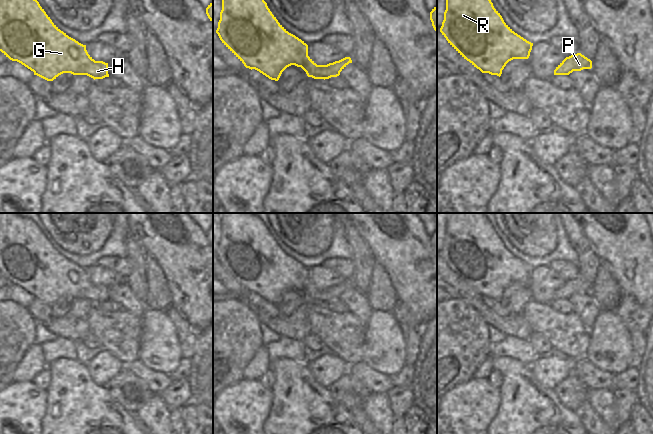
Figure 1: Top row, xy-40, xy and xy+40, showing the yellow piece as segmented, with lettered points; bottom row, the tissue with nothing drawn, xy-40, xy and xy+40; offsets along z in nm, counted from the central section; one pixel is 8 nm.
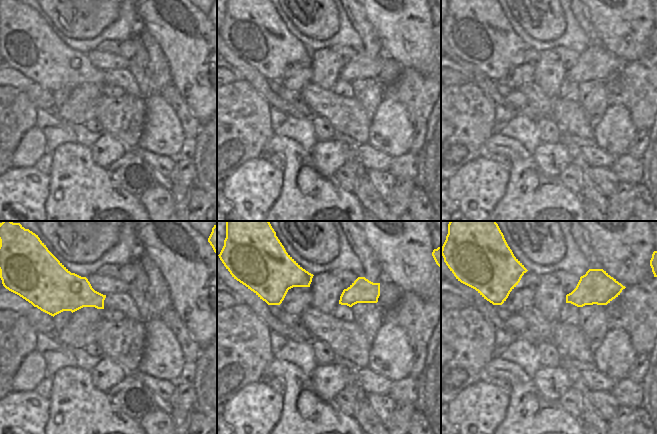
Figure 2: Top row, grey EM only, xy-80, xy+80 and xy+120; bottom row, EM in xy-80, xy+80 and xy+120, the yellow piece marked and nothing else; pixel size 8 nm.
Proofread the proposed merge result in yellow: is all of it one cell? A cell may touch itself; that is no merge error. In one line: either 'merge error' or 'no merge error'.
no merge error

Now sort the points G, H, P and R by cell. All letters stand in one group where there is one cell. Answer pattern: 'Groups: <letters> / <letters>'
Groups: G H P R

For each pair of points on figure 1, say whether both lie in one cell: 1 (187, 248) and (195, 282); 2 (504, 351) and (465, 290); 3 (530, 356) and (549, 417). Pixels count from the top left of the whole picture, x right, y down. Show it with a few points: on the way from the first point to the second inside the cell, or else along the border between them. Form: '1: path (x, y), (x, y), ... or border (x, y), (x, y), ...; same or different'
1: path (187, 256), (189, 270), (193, 274); same
2: border (506, 334), (512, 337), (527, 339); different
3: border (506, 356), (510, 356), (529, 367); different

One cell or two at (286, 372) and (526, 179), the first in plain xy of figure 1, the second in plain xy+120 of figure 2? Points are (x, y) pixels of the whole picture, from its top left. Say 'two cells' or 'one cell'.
one cell

